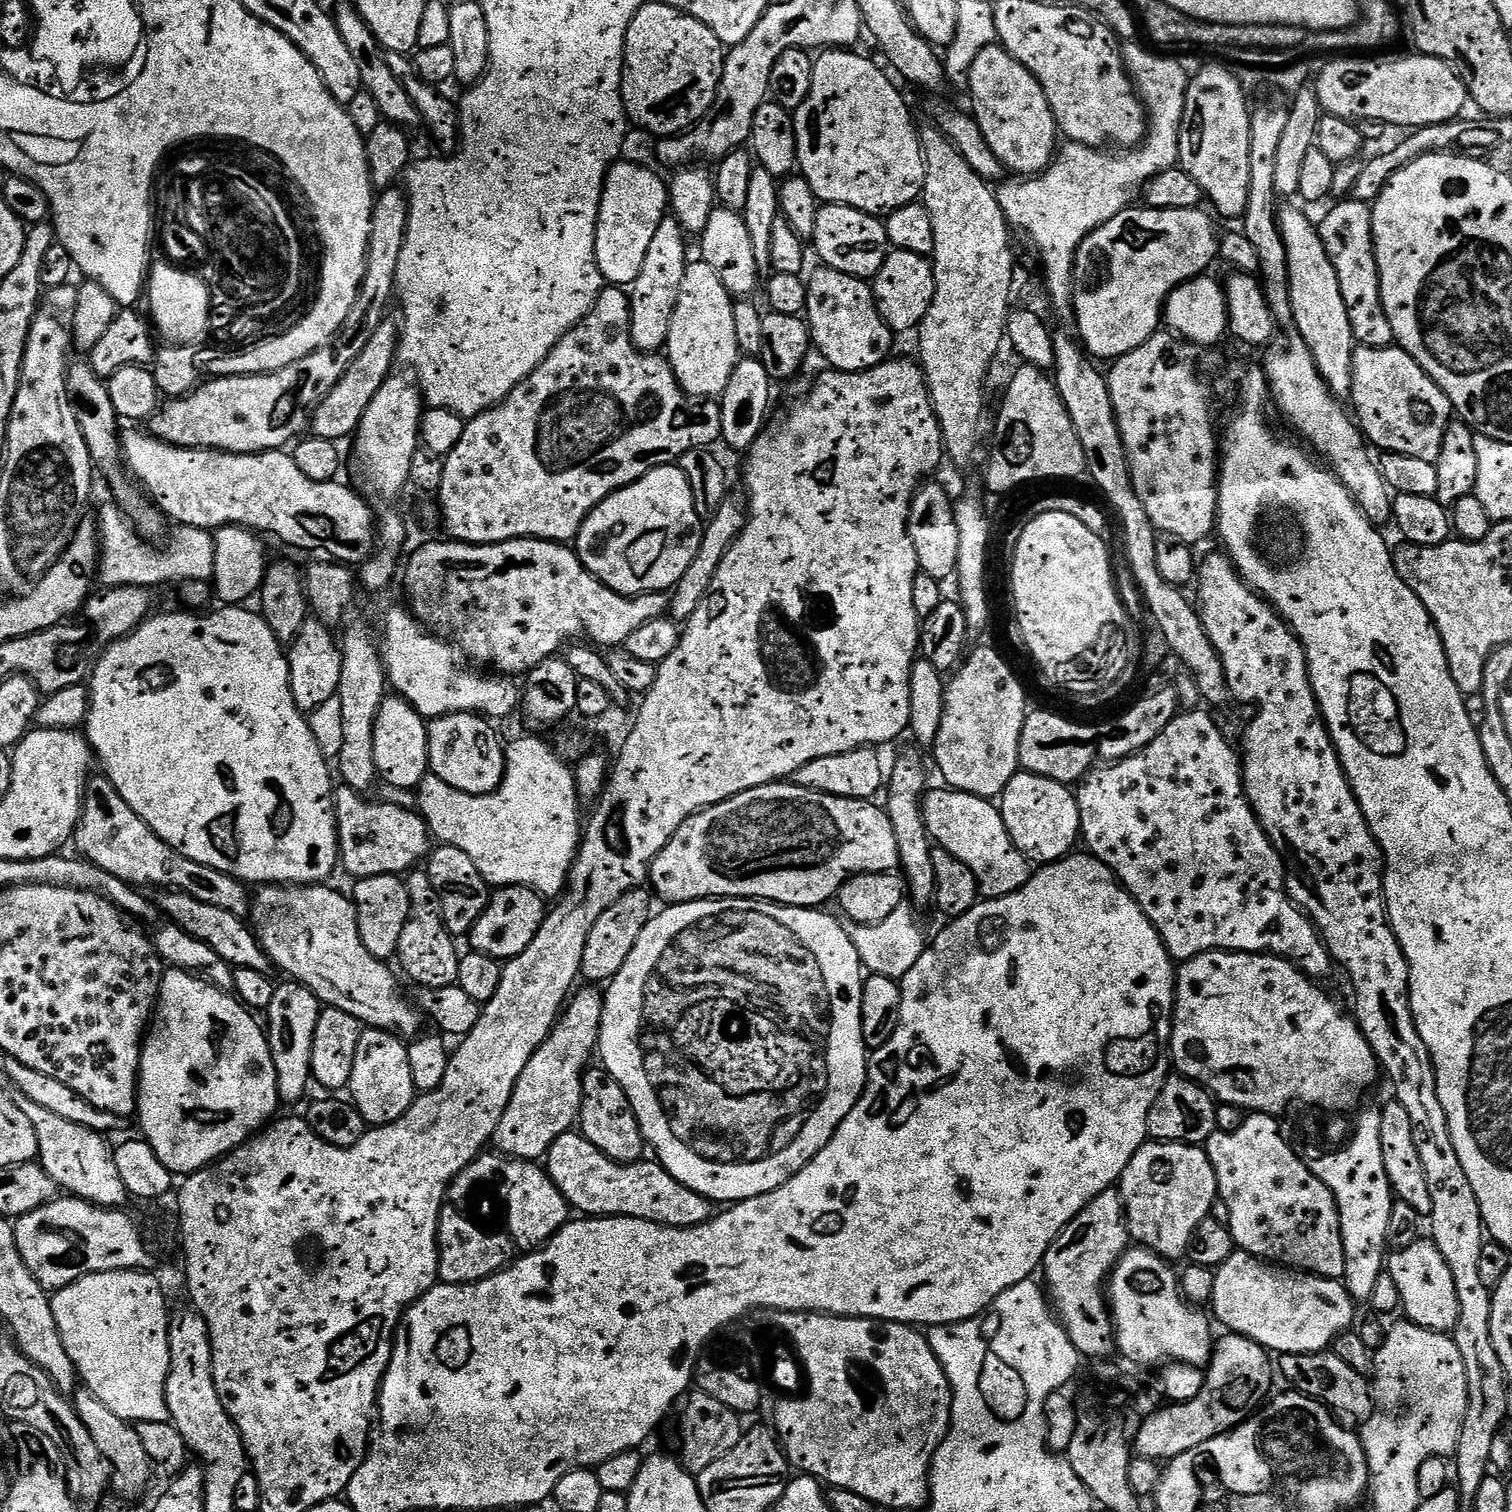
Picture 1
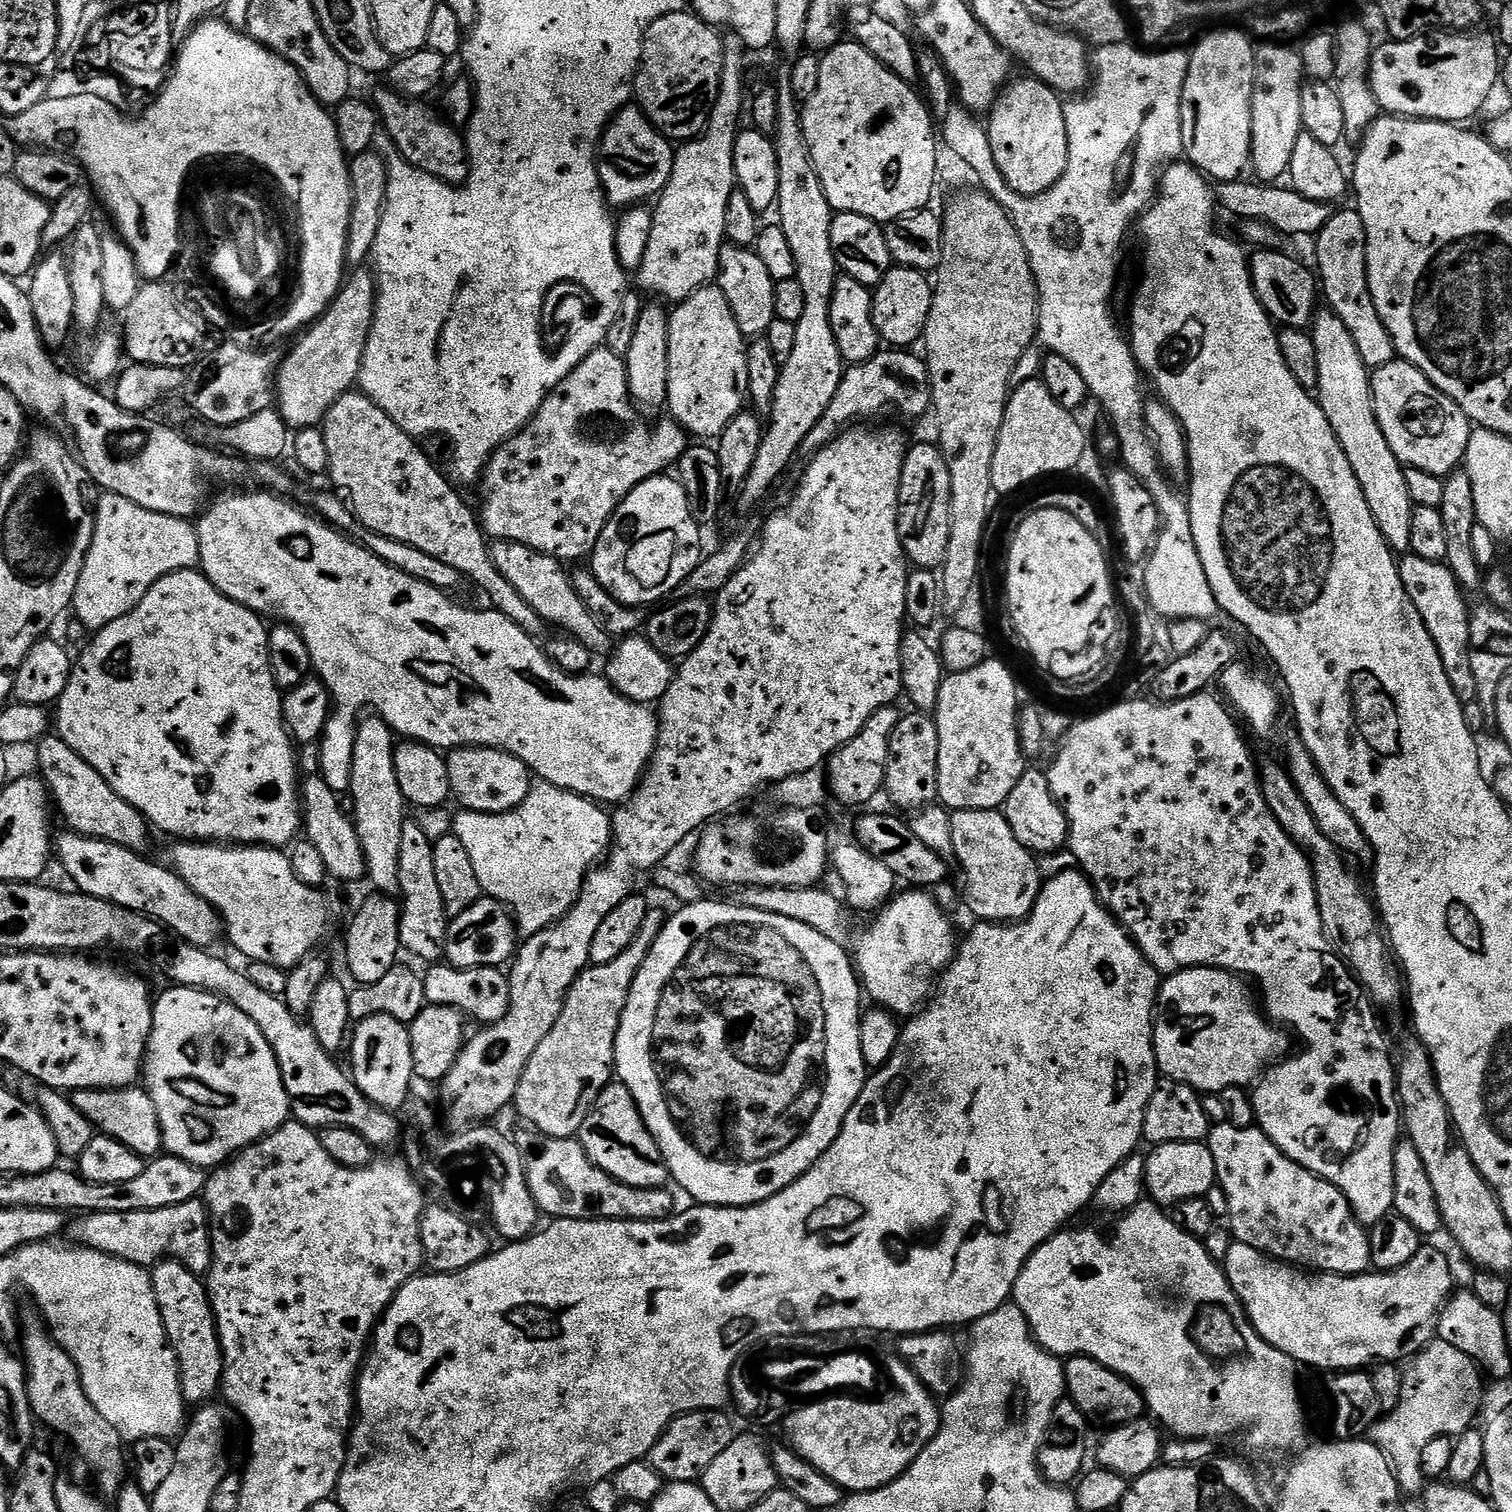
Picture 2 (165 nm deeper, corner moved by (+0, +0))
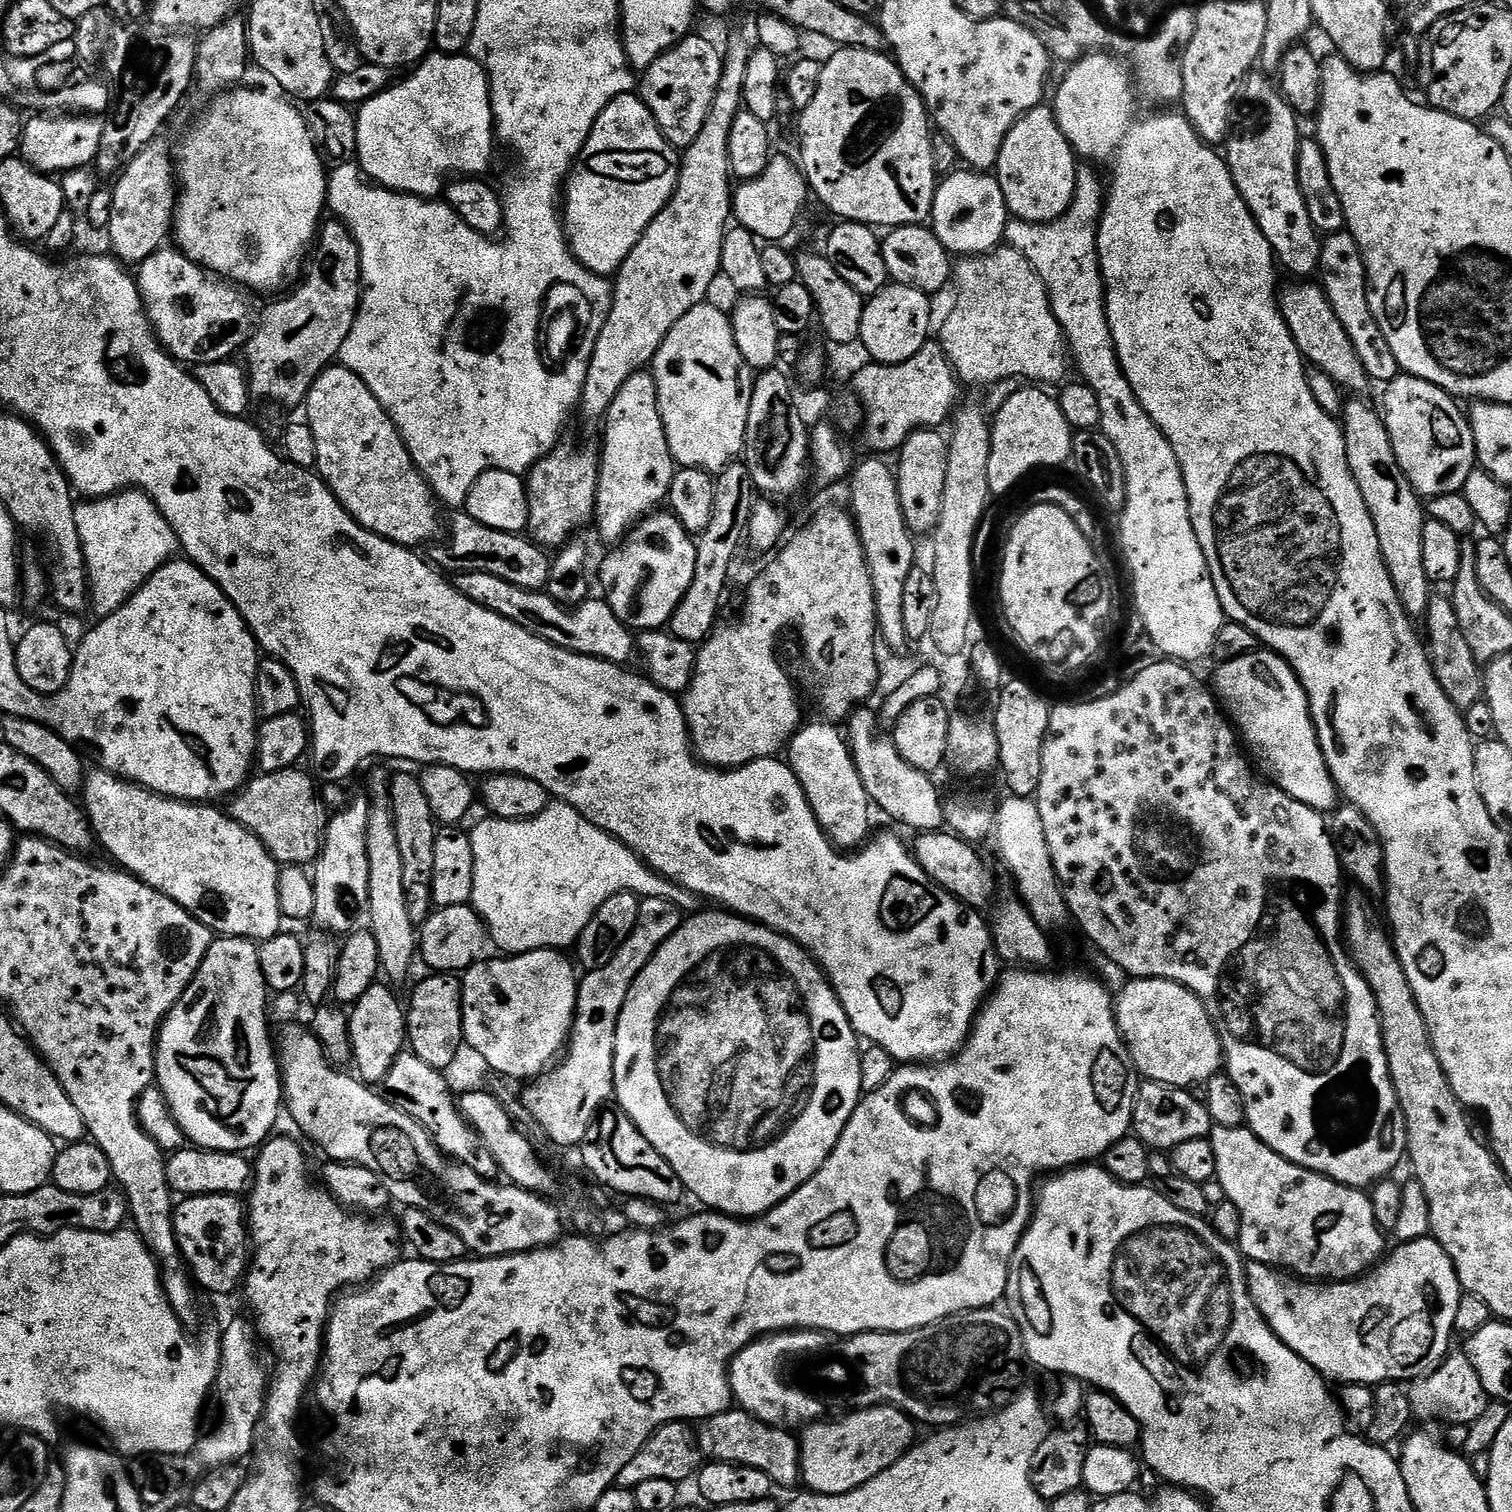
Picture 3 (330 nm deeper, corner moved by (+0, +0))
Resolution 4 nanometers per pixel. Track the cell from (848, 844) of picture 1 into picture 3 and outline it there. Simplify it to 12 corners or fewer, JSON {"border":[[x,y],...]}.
{"border":[[947,831],[915,837],[936,884],[984,910],[996,880],[969,841]]}

